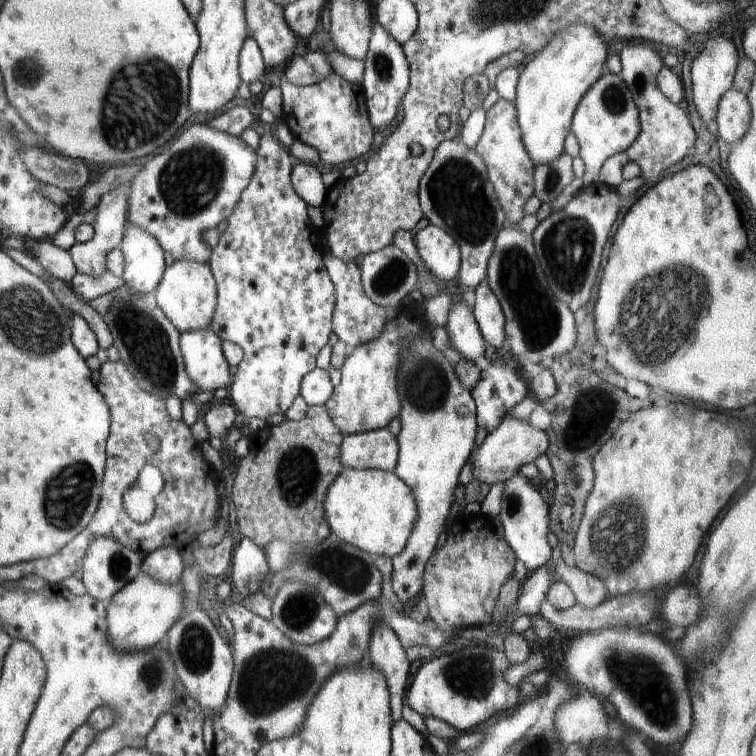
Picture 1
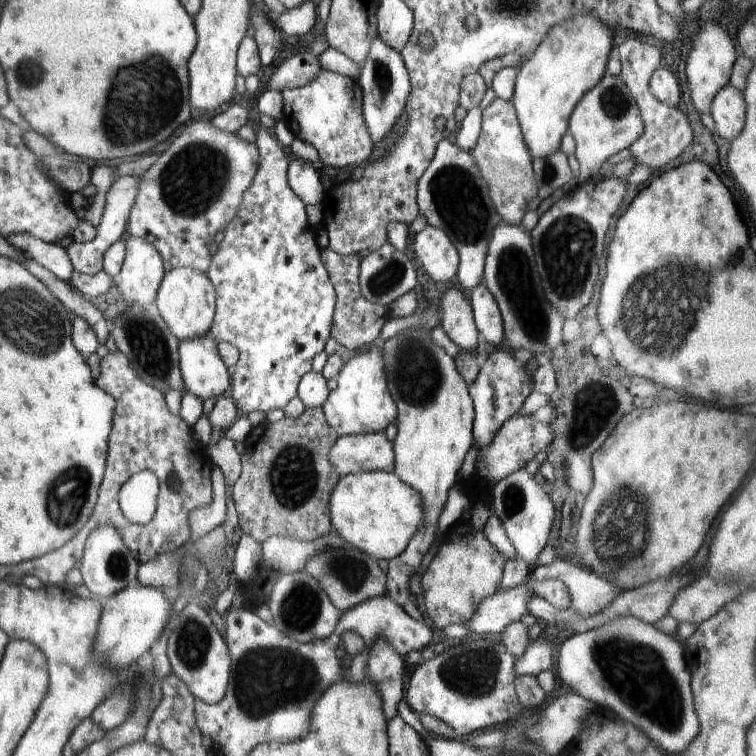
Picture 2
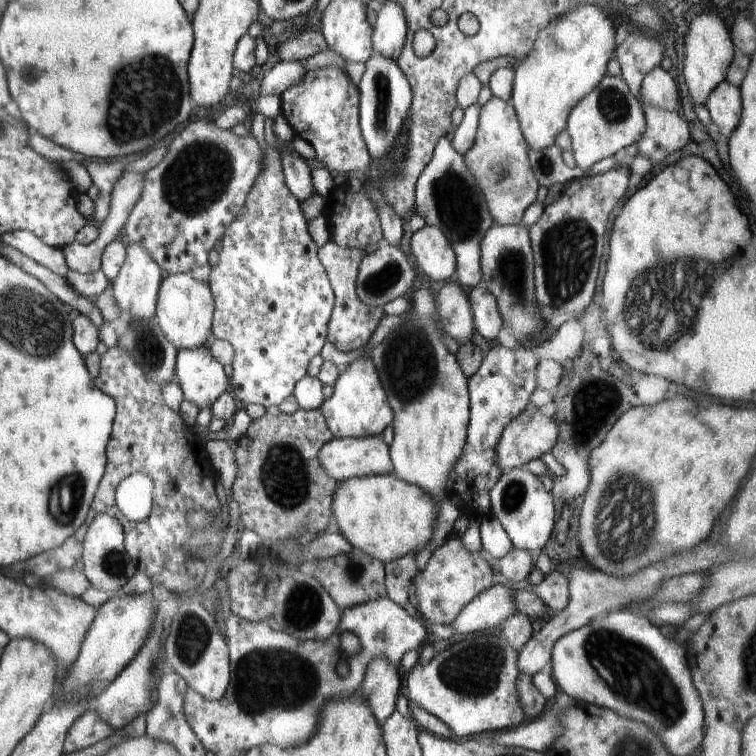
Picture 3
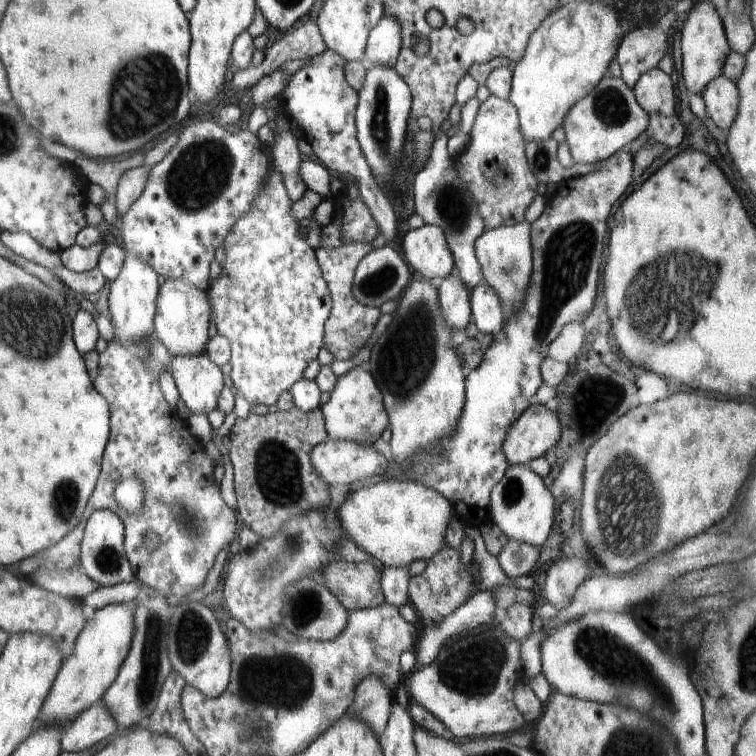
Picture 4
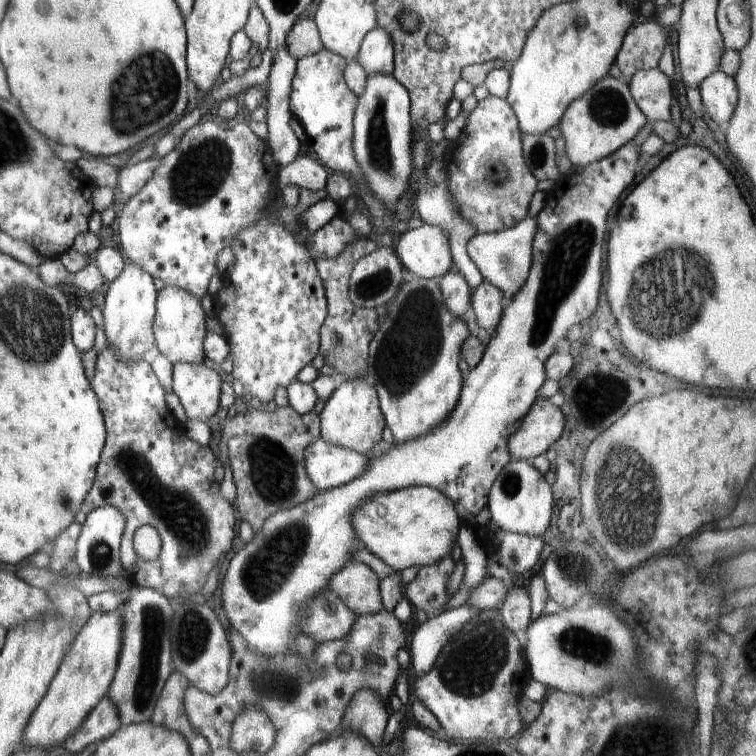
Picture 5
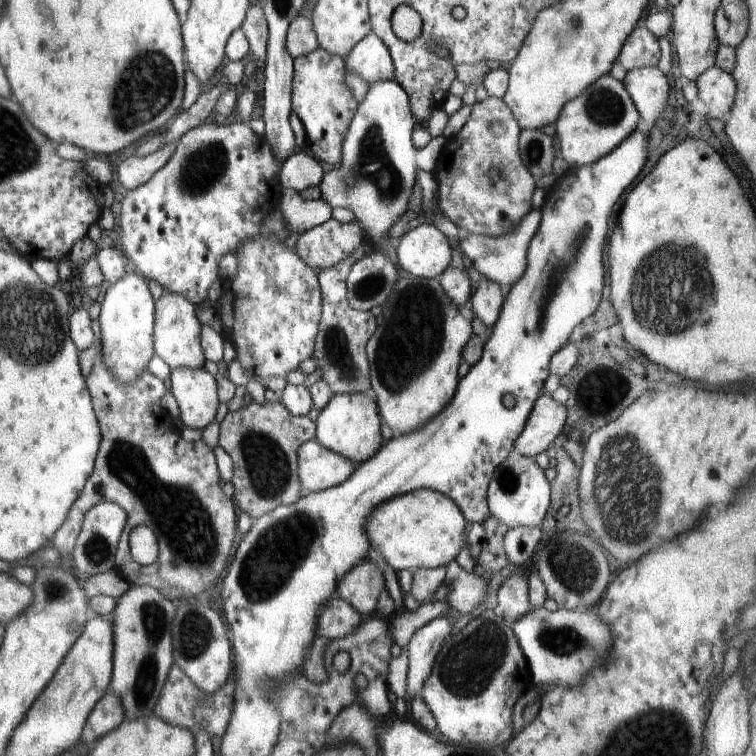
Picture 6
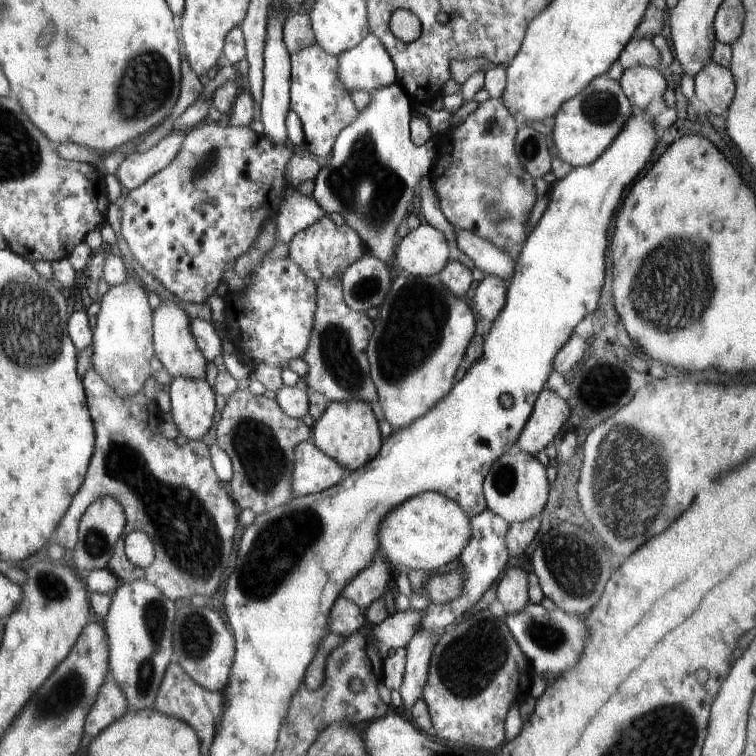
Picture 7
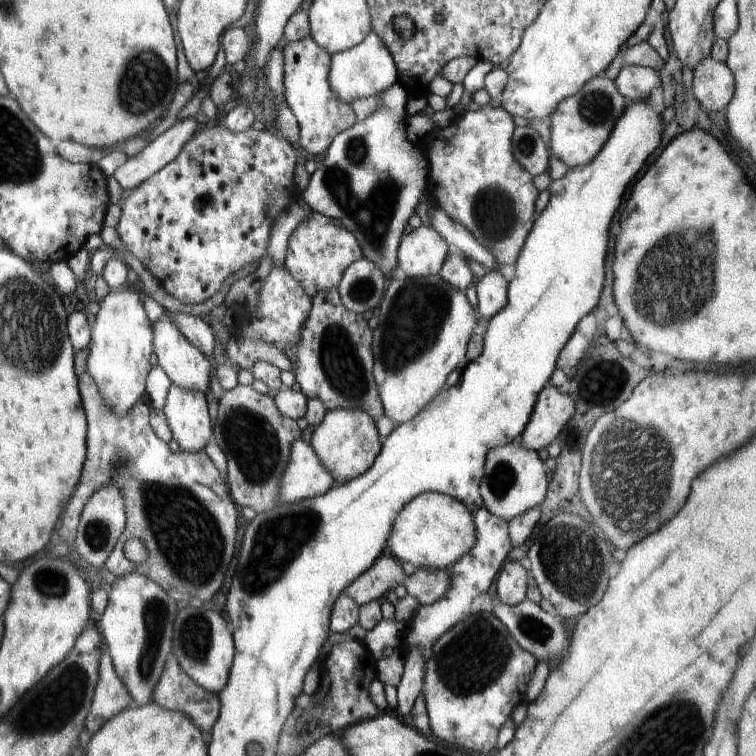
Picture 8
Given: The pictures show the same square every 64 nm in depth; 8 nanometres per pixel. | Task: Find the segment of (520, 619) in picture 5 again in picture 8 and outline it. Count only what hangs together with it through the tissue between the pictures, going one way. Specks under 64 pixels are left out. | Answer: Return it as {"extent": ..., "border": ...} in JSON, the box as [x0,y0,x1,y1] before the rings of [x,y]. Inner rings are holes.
{"extent":[496,560,528,606],"border":[[[518,560],[508,562],[504,568],[498,572],[496,580],[497,596],[510,606],[526,599],[528,571]]]}

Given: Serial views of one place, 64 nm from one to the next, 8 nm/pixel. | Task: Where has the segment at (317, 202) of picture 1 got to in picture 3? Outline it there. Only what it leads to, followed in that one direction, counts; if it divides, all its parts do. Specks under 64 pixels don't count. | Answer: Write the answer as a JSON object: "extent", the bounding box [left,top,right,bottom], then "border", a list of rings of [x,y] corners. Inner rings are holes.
{"extent":[278,151,315,202],"border":[[[289,151],[278,152],[278,154],[280,154],[280,162],[282,162],[285,184],[290,194],[295,196],[298,202],[312,198],[315,192],[312,188],[310,167],[306,161],[300,155],[296,156]]]}

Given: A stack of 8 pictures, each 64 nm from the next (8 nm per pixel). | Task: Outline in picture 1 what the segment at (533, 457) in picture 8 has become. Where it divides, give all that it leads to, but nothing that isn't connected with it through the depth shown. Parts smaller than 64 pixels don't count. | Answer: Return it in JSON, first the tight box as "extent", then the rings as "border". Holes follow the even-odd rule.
{"extent":[498,474,551,572],"border":[[[516,474],[504,482],[501,511],[498,515],[504,528],[504,538],[512,548],[515,558],[518,558],[529,572],[534,572],[551,558],[548,533],[550,529],[550,502],[544,492],[540,491],[534,480]]]}

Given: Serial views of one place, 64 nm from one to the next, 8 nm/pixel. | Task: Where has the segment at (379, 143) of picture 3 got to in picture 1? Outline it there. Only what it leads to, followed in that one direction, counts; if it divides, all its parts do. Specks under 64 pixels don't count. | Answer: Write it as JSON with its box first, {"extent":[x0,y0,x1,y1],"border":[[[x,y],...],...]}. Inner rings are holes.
{"extent":[362,22,410,131],"border":[[[380,22],[372,24],[372,34],[369,40],[367,57],[365,58],[364,78],[362,78],[362,88],[365,90],[366,110],[368,110],[368,120],[375,131],[385,129],[398,114],[398,108],[402,104],[402,99],[409,87],[410,68],[402,50],[402,45],[398,44],[388,30]]]}

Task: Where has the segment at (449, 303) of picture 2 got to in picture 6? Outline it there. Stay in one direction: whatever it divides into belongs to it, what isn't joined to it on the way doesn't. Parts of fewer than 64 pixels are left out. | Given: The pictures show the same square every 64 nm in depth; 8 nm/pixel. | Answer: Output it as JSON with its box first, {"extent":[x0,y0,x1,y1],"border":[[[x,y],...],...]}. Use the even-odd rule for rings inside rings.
{"extent":[440,262,474,309],"border":[[[455,262],[440,276],[440,284],[442,284],[446,296],[450,298],[450,302],[454,302],[454,306],[458,309],[462,308],[464,304],[469,305],[469,298],[474,289],[472,289],[470,276],[466,269]]]}

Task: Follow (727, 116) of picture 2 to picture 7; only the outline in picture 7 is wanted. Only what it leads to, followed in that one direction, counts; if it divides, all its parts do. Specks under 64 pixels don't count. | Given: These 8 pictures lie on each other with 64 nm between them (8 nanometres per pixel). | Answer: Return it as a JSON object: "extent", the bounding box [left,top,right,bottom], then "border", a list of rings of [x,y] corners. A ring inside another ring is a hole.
{"extent":[694,60,735,117],"border":[[[710,60],[694,76],[694,96],[708,106],[712,114],[726,117],[735,95],[735,82],[729,68]]]}

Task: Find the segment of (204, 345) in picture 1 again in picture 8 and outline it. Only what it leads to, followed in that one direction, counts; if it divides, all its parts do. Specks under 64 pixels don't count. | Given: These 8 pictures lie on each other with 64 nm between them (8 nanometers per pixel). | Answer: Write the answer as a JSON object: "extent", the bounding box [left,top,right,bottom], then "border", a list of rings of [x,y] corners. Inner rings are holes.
{"extent":[162,385,213,452],"border":[[[170,385],[162,410],[172,433],[172,440],[182,452],[198,452],[212,443],[213,422],[208,413],[206,397],[204,392]]]}

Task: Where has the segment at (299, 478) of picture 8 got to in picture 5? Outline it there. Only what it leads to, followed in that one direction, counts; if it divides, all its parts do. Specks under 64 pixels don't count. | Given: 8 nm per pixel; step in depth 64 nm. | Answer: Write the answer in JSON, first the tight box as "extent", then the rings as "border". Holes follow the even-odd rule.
{"extent":[304,439,371,491],"border":[[[322,439],[308,444],[304,450],[306,474],[317,491],[332,490],[362,476],[371,458]]]}

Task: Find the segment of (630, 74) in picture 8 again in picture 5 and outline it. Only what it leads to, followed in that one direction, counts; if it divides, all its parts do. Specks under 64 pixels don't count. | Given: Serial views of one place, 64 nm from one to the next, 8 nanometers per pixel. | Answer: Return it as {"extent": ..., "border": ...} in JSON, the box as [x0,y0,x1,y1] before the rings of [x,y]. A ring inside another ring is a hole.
{"extent":[627,69,672,144],"border":[[[639,69],[627,80],[631,95],[636,106],[646,116],[644,128],[634,137],[636,144],[642,144],[653,132],[652,124],[671,119],[670,106],[672,106],[671,78],[662,73],[660,69]]]}

